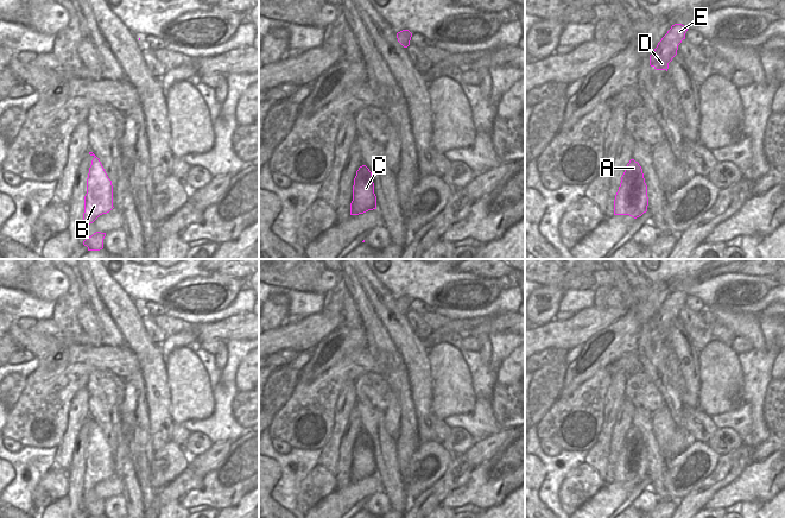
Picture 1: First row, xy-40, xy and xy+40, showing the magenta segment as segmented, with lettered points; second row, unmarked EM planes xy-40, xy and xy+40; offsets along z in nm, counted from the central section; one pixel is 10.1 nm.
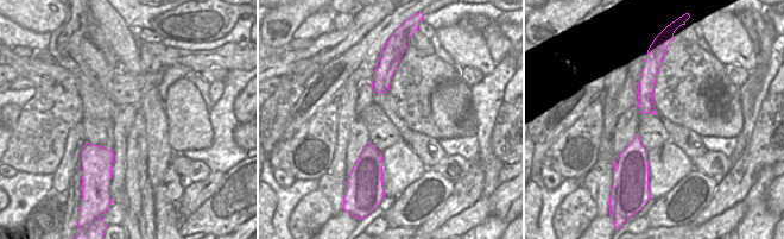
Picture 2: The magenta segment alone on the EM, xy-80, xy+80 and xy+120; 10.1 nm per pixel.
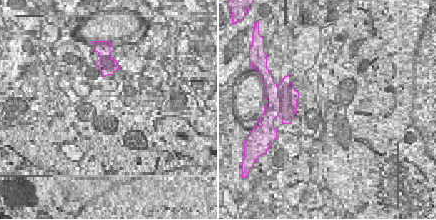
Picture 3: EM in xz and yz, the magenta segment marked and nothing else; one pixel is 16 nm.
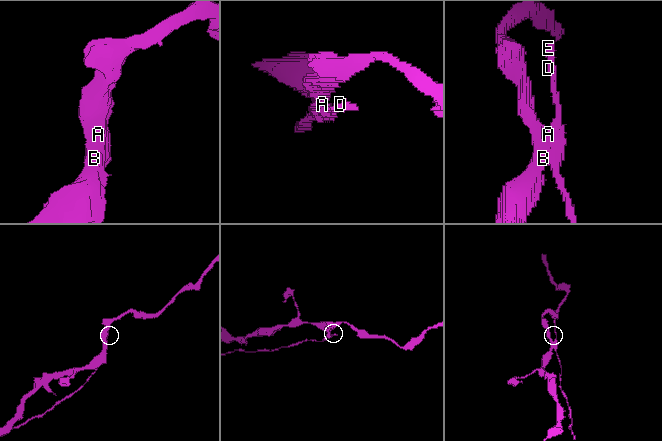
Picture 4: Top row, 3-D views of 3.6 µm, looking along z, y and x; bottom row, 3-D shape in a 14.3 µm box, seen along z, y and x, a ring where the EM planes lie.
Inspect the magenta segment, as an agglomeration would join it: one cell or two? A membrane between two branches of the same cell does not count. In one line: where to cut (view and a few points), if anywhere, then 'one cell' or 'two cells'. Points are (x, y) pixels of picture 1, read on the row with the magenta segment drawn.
xy (355, 176), (372, 181) | two cells

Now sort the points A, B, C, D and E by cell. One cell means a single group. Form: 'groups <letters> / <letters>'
groups A D E / B C

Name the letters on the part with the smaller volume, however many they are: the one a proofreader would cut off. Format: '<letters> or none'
A, D, E.

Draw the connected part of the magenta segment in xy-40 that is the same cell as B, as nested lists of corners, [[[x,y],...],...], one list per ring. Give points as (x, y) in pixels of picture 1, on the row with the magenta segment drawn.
[[[93,153],[91,165],[87,178],[84,196],[83,227],[93,223],[100,215],[109,213],[113,207],[113,185],[100,159]]]

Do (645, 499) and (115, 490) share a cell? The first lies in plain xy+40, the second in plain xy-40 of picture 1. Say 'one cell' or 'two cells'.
two cells

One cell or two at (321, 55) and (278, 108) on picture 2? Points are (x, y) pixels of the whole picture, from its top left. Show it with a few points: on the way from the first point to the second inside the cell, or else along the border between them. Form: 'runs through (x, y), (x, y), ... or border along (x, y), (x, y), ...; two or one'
border along (320, 68), (307, 68), (301, 73), (283, 75); two

